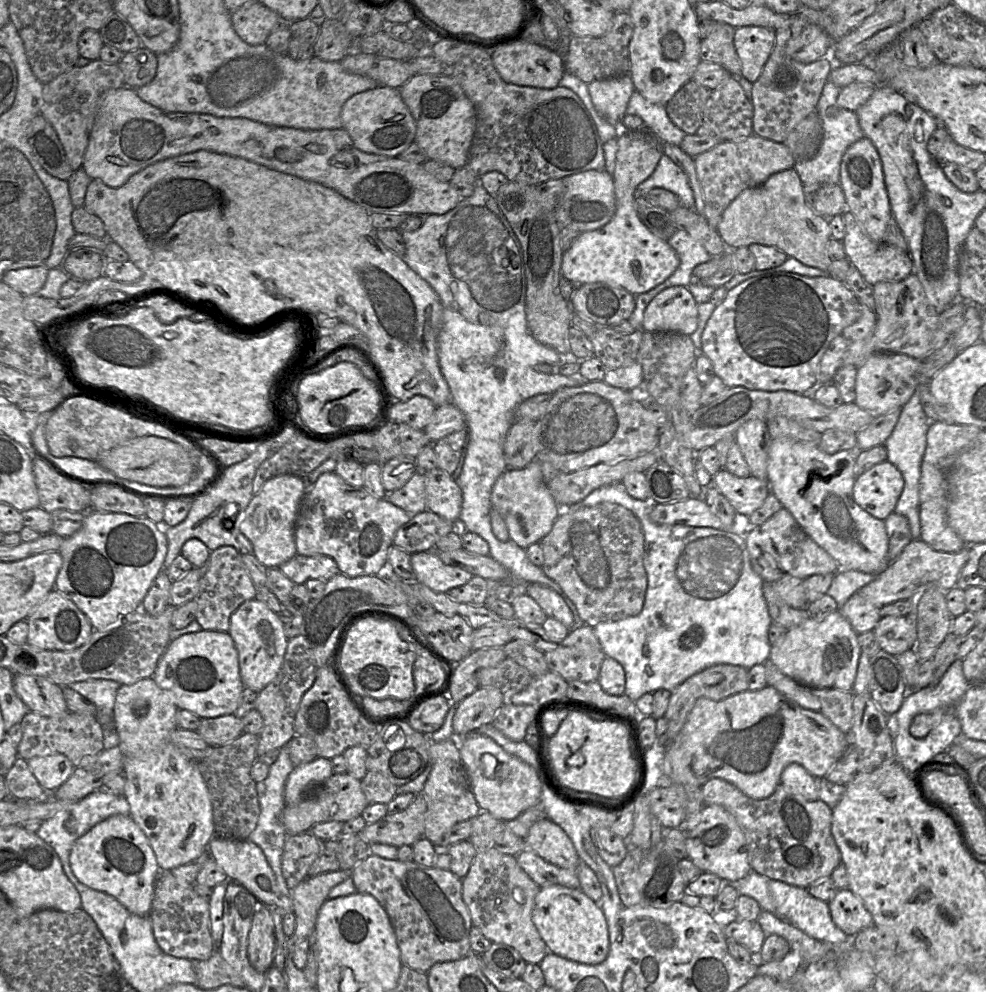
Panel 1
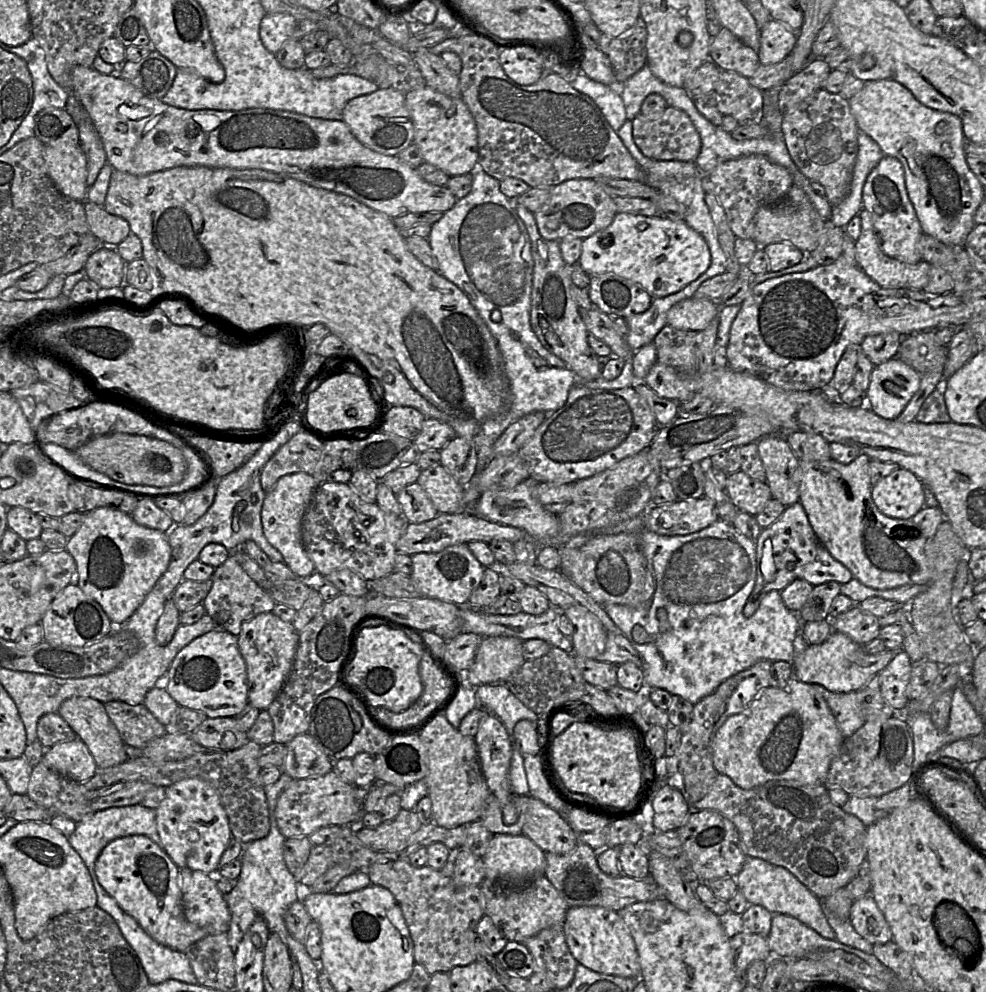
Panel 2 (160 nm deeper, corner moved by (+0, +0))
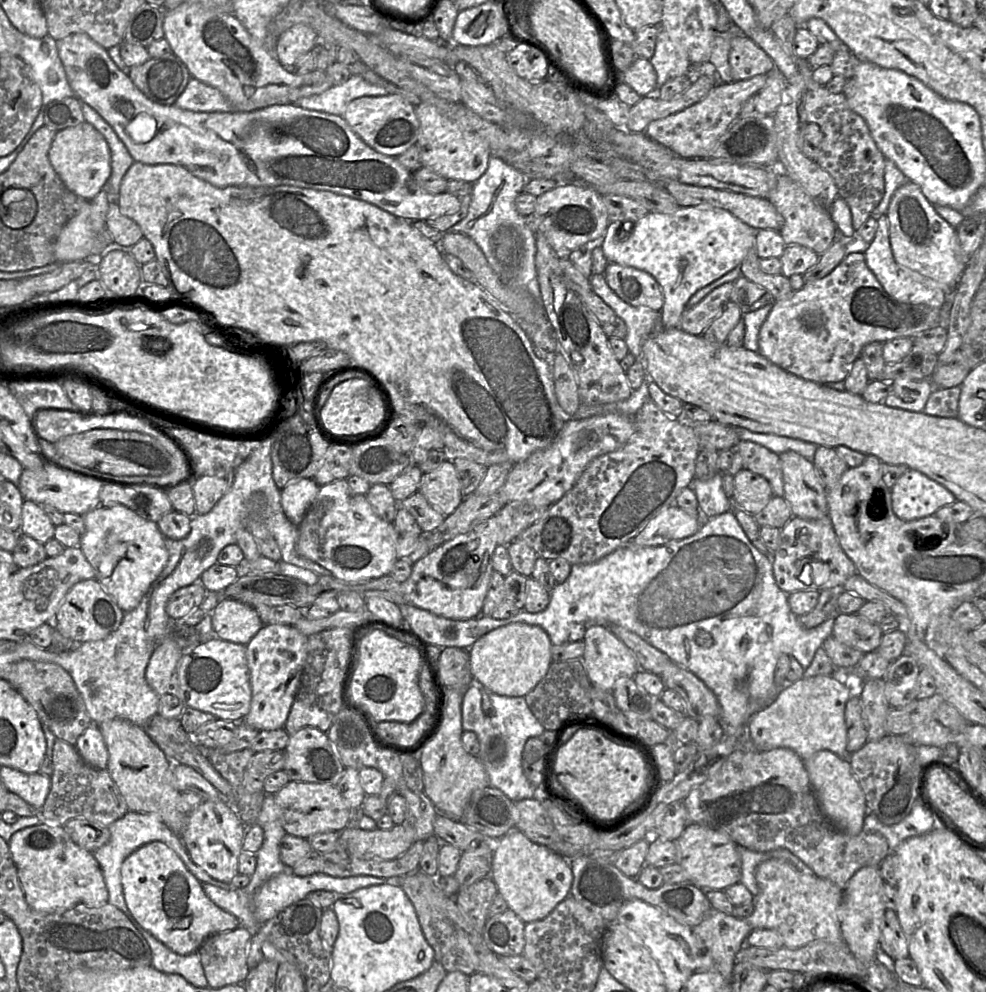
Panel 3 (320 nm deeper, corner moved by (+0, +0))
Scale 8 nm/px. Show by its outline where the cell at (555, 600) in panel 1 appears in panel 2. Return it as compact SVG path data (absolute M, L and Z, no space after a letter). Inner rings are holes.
M581 606L560 609L574 626L570 637L573 654L588 659L596 659L605 650L607 631L598 618Z

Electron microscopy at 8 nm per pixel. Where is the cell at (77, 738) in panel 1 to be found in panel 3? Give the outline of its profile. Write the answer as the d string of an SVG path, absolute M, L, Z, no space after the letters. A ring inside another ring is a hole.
M20 660L8 667L8 682L37 711L42 724L46 724L57 739L75 746L80 735L95 723L87 711L72 676L59 664Z

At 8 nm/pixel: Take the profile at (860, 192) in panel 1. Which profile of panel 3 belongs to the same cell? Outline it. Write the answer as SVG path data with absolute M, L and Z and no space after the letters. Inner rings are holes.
M909 180L895 190L885 216L889 221L890 245L895 261L940 285L948 293L949 300L966 267L956 229L937 213L918 185Z

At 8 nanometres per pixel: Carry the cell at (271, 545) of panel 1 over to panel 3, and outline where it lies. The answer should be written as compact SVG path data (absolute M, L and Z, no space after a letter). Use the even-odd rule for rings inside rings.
M301 478L290 481L281 489L282 510L296 526L301 523L305 513L315 500L319 487L313 478Z

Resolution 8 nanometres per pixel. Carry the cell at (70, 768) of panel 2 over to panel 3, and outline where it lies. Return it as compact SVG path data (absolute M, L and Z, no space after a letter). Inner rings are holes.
M92 723L80 735L75 747L88 765L97 769L107 769L109 753L103 735L96 723Z

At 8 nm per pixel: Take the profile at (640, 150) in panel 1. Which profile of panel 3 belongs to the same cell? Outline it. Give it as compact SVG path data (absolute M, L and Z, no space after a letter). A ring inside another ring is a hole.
M711 206L680 207L670 214L649 212L634 223L609 222L601 248L609 263L646 271L657 280L664 295L659 325L659 330L662 330L678 327L687 302L699 289L739 267L749 250L755 246L756 232L757 229L724 209Z

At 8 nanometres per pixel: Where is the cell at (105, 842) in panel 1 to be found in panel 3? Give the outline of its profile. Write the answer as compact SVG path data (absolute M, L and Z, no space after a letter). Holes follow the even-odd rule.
M149 842L131 853L121 866L121 882L125 903L136 921L177 954L194 953L209 936L240 926L235 916L220 909L207 897L202 883L187 869L178 854L163 842Z

